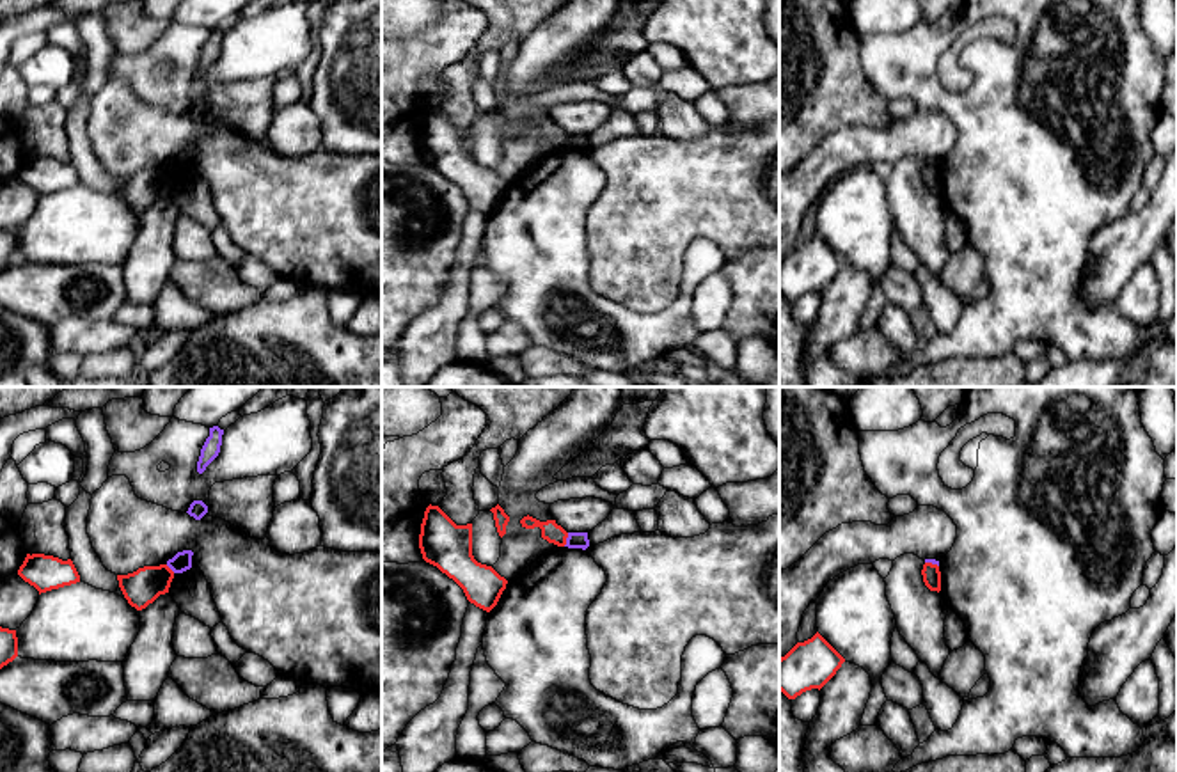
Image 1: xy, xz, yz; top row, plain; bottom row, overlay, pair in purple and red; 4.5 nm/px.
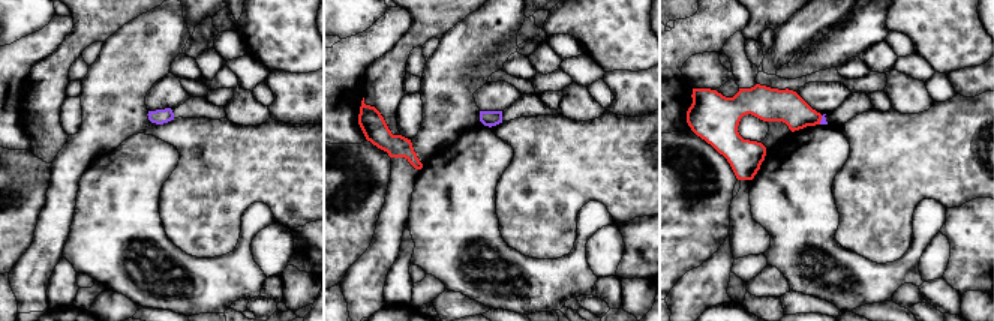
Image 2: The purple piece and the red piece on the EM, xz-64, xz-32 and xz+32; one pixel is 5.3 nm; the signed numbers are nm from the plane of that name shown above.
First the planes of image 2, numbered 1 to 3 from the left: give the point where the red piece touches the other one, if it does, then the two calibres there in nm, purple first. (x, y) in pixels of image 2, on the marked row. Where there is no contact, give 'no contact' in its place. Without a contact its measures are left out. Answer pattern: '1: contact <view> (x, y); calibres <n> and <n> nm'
1: no contact
2: no contact
3: contact xz+32 (820, 120); calibres 30 and 180 nm

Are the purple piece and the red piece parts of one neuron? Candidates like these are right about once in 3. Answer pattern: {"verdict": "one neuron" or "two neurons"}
{"verdict": "two neurons"}

